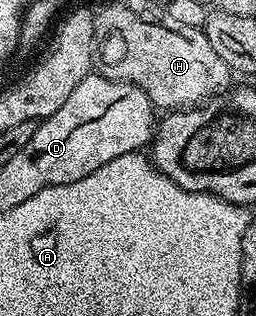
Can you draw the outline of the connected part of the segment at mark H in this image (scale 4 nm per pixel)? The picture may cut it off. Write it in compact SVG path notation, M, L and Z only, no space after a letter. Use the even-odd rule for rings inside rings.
M171 24L167 25L166 31L144 27L144 31L118 31L118 33L122 35L124 43L122 45L118 41L108 43L108 49L102 57L102 65L106 71L100 72L99 76L114 79L116 75L116 81L132 77L128 79L128 83L141 89L152 100L157 110L183 111L189 107L199 106L229 88L229 67L226 63L222 63L222 59L218 59L218 51L210 47L210 39L206 39L203 28L192 32L190 43L184 36L184 30Z

